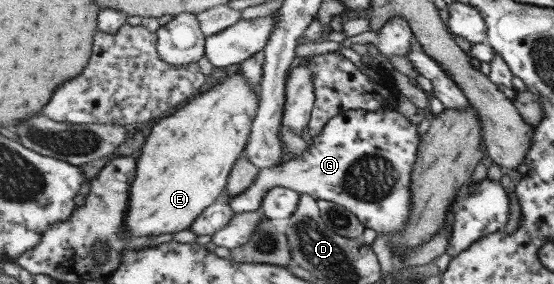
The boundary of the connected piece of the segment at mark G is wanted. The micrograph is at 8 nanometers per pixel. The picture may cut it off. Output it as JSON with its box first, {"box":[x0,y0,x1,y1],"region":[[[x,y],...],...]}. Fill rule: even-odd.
{"box":[231,109,421,237],"region":[[[352,109],[334,117],[325,126],[319,137],[312,138],[313,143],[301,157],[288,159],[285,164],[277,166],[276,169],[265,168],[251,189],[231,200],[233,211],[239,215],[262,210],[263,201],[269,191],[274,186],[279,186],[313,195],[318,200],[327,199],[327,201],[343,204],[355,212],[355,215],[366,223],[366,227],[390,235],[390,237],[393,237],[393,234],[403,233],[403,230],[408,230],[407,222],[410,221],[411,209],[414,207],[414,191],[412,190],[414,166],[421,145],[418,124],[411,123],[411,119],[407,119],[407,115],[401,113],[399,109],[381,111]]]}

